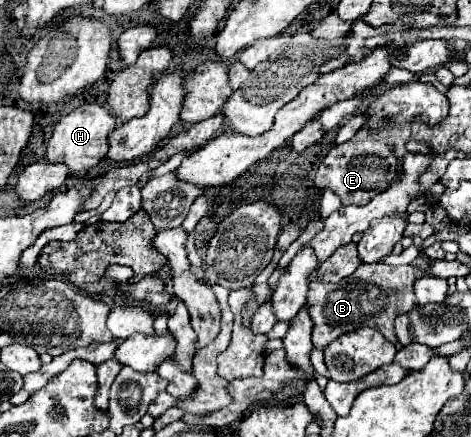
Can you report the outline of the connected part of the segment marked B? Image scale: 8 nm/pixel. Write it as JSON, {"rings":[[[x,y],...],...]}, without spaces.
{"rings":[[[377,263],[377,265],[361,265],[353,275],[341,279],[339,283],[323,283],[323,281],[309,283],[307,309],[311,319],[315,321],[313,347],[325,349],[339,335],[351,333],[361,327],[373,327],[381,331],[383,337],[395,345],[397,343],[395,317],[409,313],[411,309],[417,307],[413,283],[423,275],[425,275],[423,269],[411,265],[391,267],[385,263]]]}

